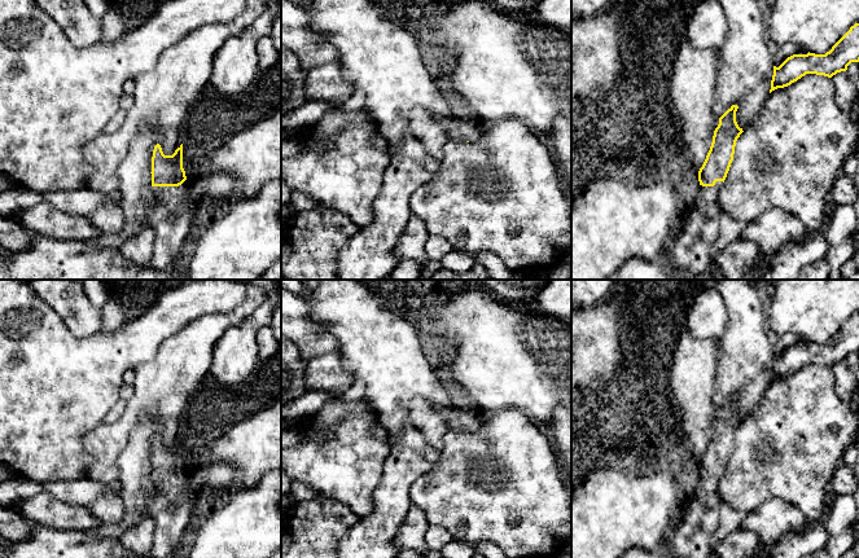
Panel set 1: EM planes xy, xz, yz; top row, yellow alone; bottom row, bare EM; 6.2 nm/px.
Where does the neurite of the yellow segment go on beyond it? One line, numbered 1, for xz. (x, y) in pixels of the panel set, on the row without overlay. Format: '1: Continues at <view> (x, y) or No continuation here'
1: No continuation here

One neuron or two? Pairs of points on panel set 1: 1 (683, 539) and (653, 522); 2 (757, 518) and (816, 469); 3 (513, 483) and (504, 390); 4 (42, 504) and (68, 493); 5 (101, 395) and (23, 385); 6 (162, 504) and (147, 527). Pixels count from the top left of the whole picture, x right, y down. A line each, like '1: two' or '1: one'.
1: two
2: two
3: two
4: two
5: one
6: two

